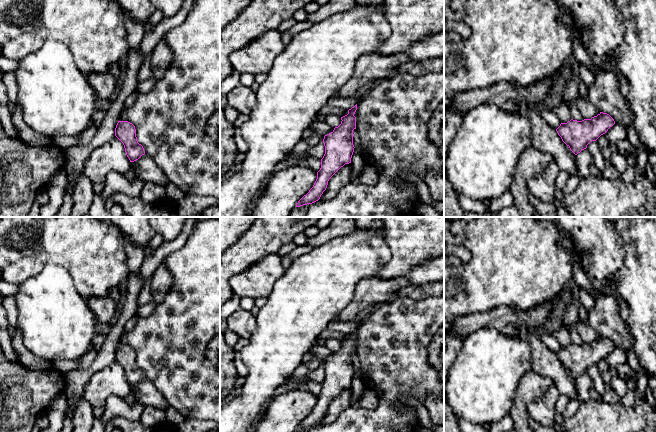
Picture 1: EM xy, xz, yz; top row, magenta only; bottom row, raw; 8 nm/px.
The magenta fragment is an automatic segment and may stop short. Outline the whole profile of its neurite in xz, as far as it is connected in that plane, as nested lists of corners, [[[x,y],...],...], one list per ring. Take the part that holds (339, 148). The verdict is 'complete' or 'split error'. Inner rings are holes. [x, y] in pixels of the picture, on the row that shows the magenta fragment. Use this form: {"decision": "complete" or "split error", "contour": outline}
{"decision": "complete", "contour": [[[357,104],[348,110],[347,115],[341,117],[342,121],[338,127],[335,127],[331,133],[324,136],[323,143],[325,146],[325,154],[321,159],[321,168],[317,172],[317,179],[309,192],[298,201],[296,207],[312,204],[318,201],[326,190],[329,179],[345,164],[351,163],[355,148],[353,145],[353,130],[356,129],[356,117],[354,116],[356,110]]]}

